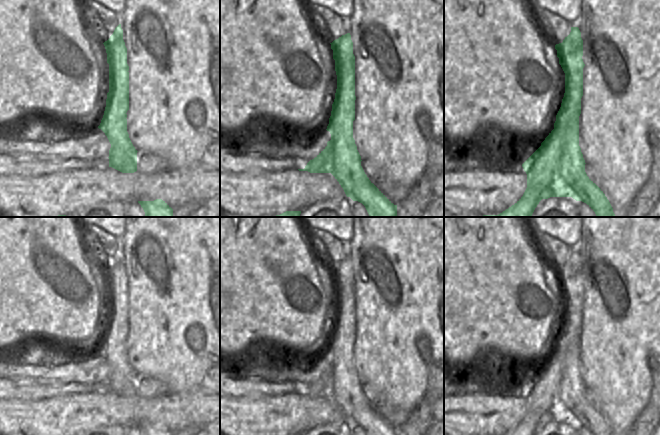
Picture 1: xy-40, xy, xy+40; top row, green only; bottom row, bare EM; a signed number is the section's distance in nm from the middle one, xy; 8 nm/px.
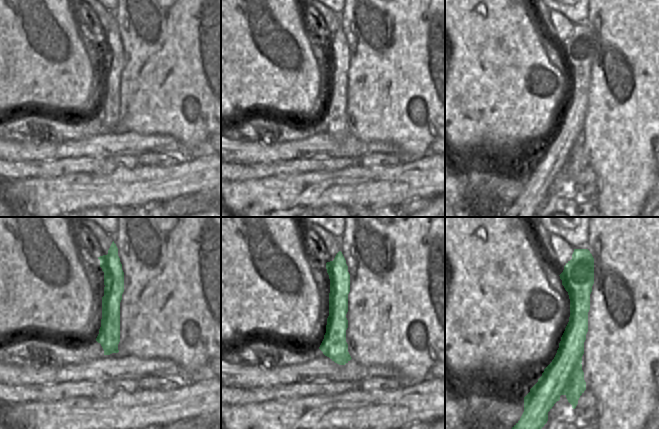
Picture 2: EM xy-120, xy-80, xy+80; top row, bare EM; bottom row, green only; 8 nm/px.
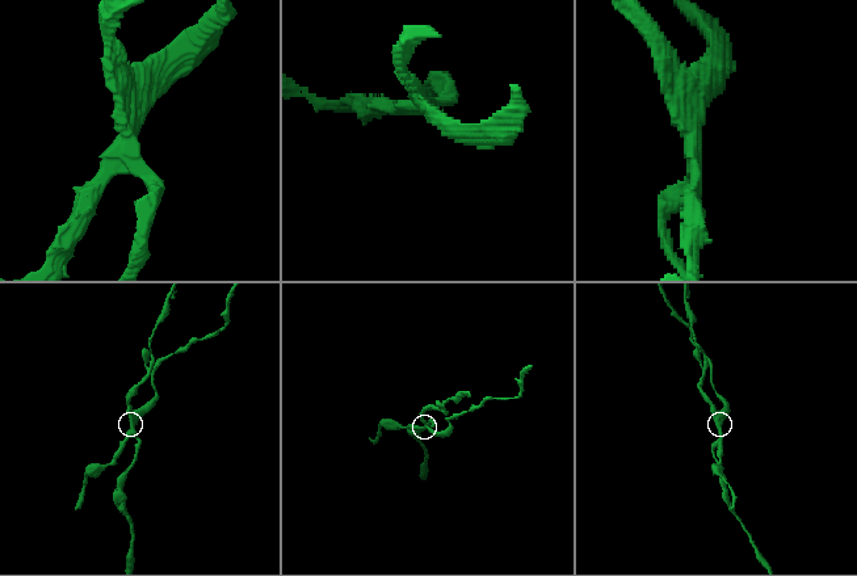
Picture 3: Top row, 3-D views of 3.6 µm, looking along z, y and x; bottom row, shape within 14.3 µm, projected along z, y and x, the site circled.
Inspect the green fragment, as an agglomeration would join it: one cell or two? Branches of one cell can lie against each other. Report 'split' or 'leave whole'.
split

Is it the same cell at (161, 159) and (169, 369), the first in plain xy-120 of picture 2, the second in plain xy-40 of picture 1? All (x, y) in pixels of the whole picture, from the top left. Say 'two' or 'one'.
two

